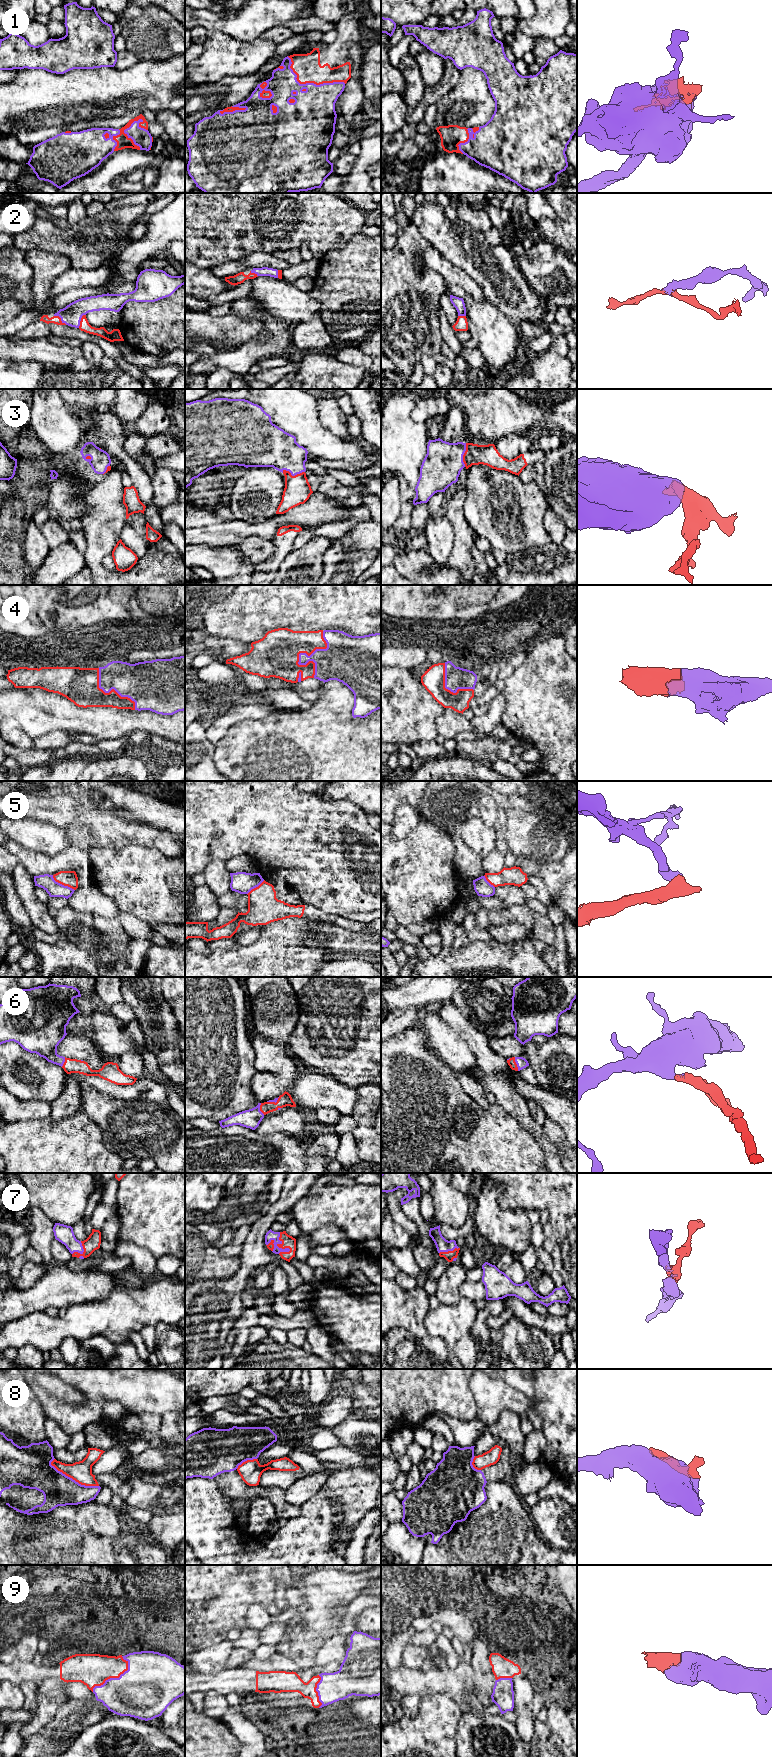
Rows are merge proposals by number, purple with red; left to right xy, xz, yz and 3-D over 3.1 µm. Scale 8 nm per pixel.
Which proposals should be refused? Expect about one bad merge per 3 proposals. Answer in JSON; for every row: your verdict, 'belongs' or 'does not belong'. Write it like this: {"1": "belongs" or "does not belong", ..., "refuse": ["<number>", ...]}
{"1": "belongs", "2": "belongs", "3": "belongs", "4": "belongs", "5": "does not belong", "6": "belongs", "7": "belongs", "8": "does not belong", "9": "belongs", "refuse": ["5", "8"]}

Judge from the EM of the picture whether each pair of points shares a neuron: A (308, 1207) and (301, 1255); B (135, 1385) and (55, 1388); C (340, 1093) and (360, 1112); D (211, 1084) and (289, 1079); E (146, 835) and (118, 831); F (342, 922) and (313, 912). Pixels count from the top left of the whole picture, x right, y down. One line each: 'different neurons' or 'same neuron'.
A: different neurons
B: different neurons
C: different neurons
D: different neurons
E: same neuron
F: same neuron

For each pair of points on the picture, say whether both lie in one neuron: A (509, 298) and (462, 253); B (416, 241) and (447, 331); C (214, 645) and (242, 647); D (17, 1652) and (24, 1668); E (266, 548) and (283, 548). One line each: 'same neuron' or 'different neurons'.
A: same neuron
B: different neurons
C: same neuron
D: different neurons
E: different neurons

